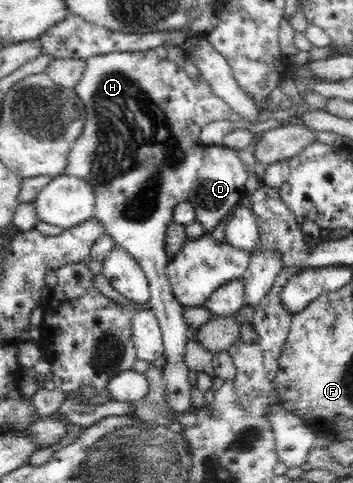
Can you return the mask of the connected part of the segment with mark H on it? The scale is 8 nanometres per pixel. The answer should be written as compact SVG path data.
M155 50L140 52L114 52L85 59L82 76L75 86L77 97L84 103L86 123L81 135L74 141L68 153L65 174L84 179L94 187L96 195L93 216L104 225L104 234L112 237L117 246L126 250L142 267L149 280L150 309L159 318L163 334L163 355L167 363L163 367L164 397L175 413L190 412L190 385L184 351L188 325L184 321L184 307L174 299L172 287L166 277L169 257L165 250L165 234L174 216L176 205L188 200L197 172L202 166L205 145L200 140L203 126L210 122L227 120L230 106L218 98L208 82L199 75L196 80L188 76L184 67L169 59L161 59Z

